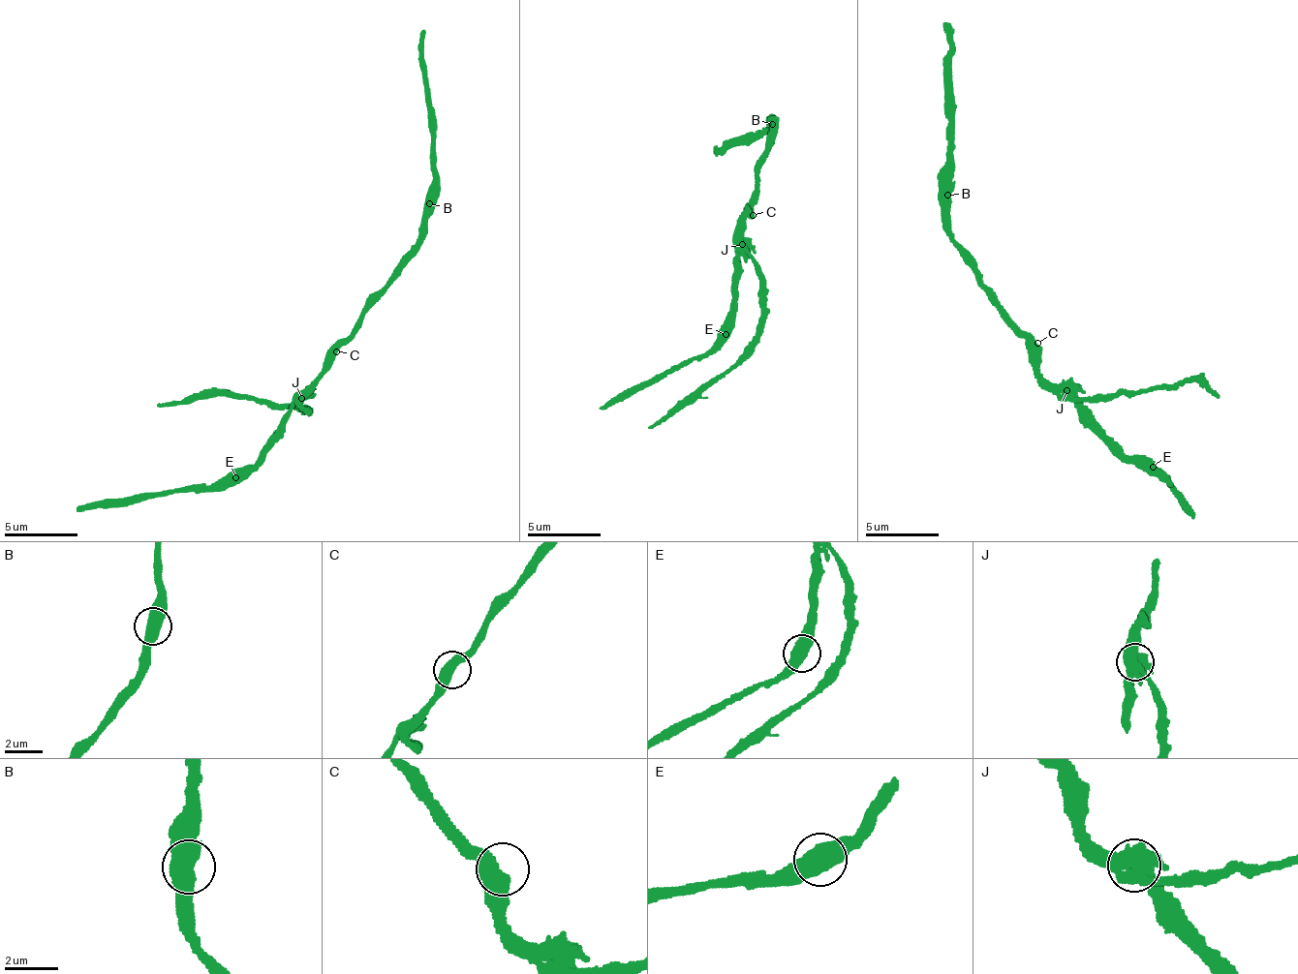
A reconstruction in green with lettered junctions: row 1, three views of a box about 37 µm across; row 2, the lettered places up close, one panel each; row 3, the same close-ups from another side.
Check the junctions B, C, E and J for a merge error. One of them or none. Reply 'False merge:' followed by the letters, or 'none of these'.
False merge: J

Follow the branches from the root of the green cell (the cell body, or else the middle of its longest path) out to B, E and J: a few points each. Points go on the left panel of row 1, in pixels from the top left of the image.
B: (331, 353), (351, 333), (366, 300), (420, 244), (429, 203)
E: (331, 353), (329, 369), (293, 405), (264, 454), (235, 477)
J: (331, 353), (329, 369), (310, 385), (300, 399)

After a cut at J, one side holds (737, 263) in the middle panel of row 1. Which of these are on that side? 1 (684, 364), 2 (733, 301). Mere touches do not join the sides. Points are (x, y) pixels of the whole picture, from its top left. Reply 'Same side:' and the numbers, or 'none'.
Same side: 1, 2

